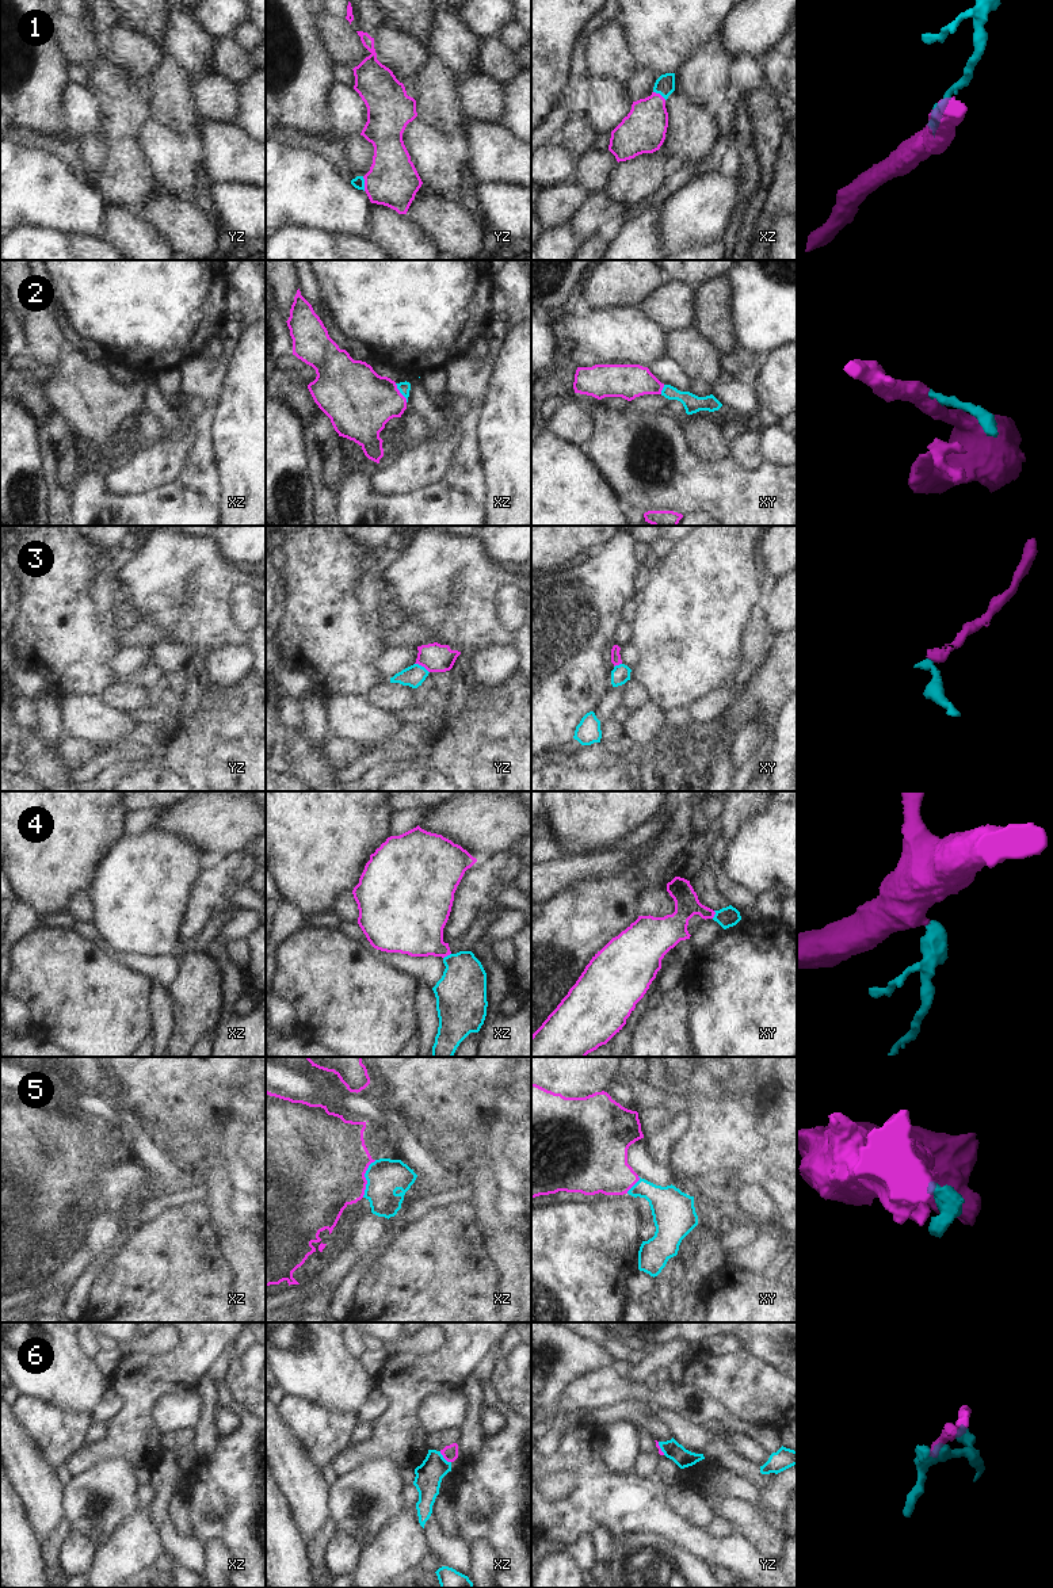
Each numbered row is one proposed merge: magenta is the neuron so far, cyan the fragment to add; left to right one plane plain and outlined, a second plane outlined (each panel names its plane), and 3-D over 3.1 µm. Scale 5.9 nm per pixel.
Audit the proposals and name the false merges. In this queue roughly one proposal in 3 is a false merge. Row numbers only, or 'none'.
3, 4, 6

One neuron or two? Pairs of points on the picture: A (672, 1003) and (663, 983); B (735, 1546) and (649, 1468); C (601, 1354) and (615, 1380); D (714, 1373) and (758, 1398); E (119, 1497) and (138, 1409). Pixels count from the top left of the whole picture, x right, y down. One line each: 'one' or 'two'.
A: two
B: two
C: two
D: one
E: two

